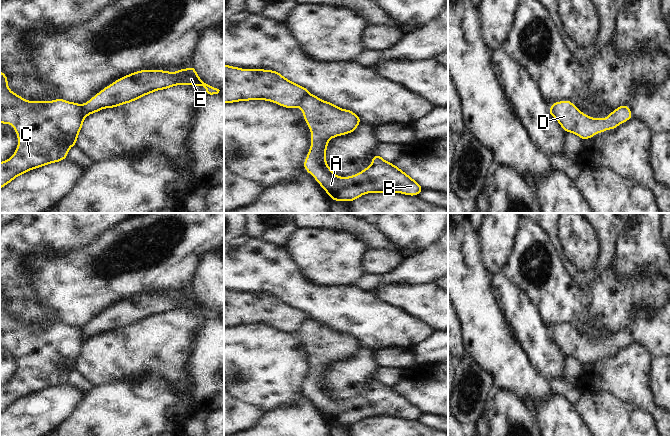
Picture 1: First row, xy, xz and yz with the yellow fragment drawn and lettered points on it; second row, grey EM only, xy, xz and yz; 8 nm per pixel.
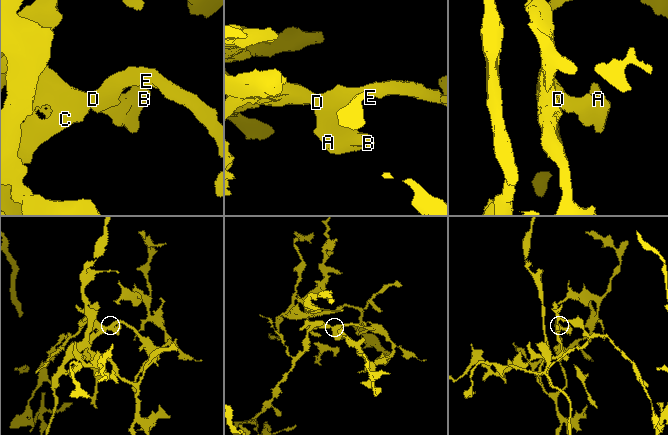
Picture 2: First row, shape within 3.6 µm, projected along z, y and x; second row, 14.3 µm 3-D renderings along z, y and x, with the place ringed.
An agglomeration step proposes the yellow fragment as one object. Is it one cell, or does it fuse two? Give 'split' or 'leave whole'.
split

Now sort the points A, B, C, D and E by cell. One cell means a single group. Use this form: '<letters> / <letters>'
A B D E / C

